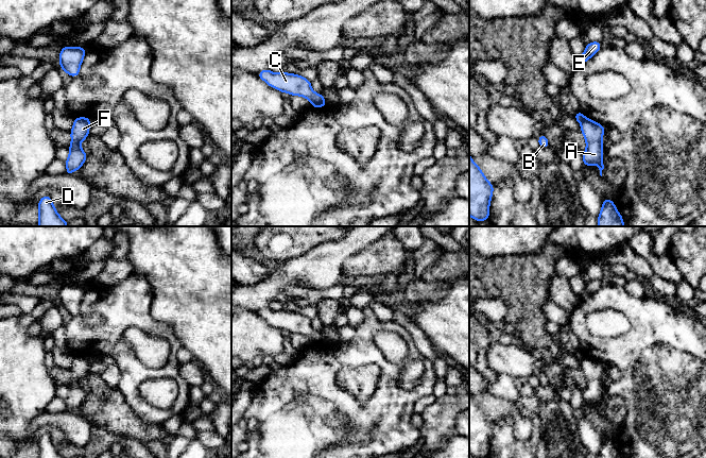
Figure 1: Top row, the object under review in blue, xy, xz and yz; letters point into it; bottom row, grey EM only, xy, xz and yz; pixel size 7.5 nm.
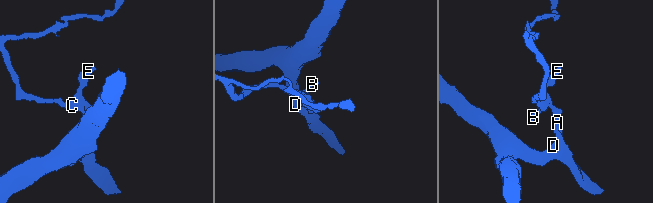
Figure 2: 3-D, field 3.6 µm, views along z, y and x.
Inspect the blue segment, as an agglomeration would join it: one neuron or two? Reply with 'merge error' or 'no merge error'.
merge error

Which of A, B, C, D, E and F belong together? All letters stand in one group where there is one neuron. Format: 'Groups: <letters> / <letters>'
Groups: A D F / B C E

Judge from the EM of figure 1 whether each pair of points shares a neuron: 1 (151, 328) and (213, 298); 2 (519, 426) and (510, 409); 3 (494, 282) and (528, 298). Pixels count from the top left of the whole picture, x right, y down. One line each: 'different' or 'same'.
1: different
2: same
3: same

